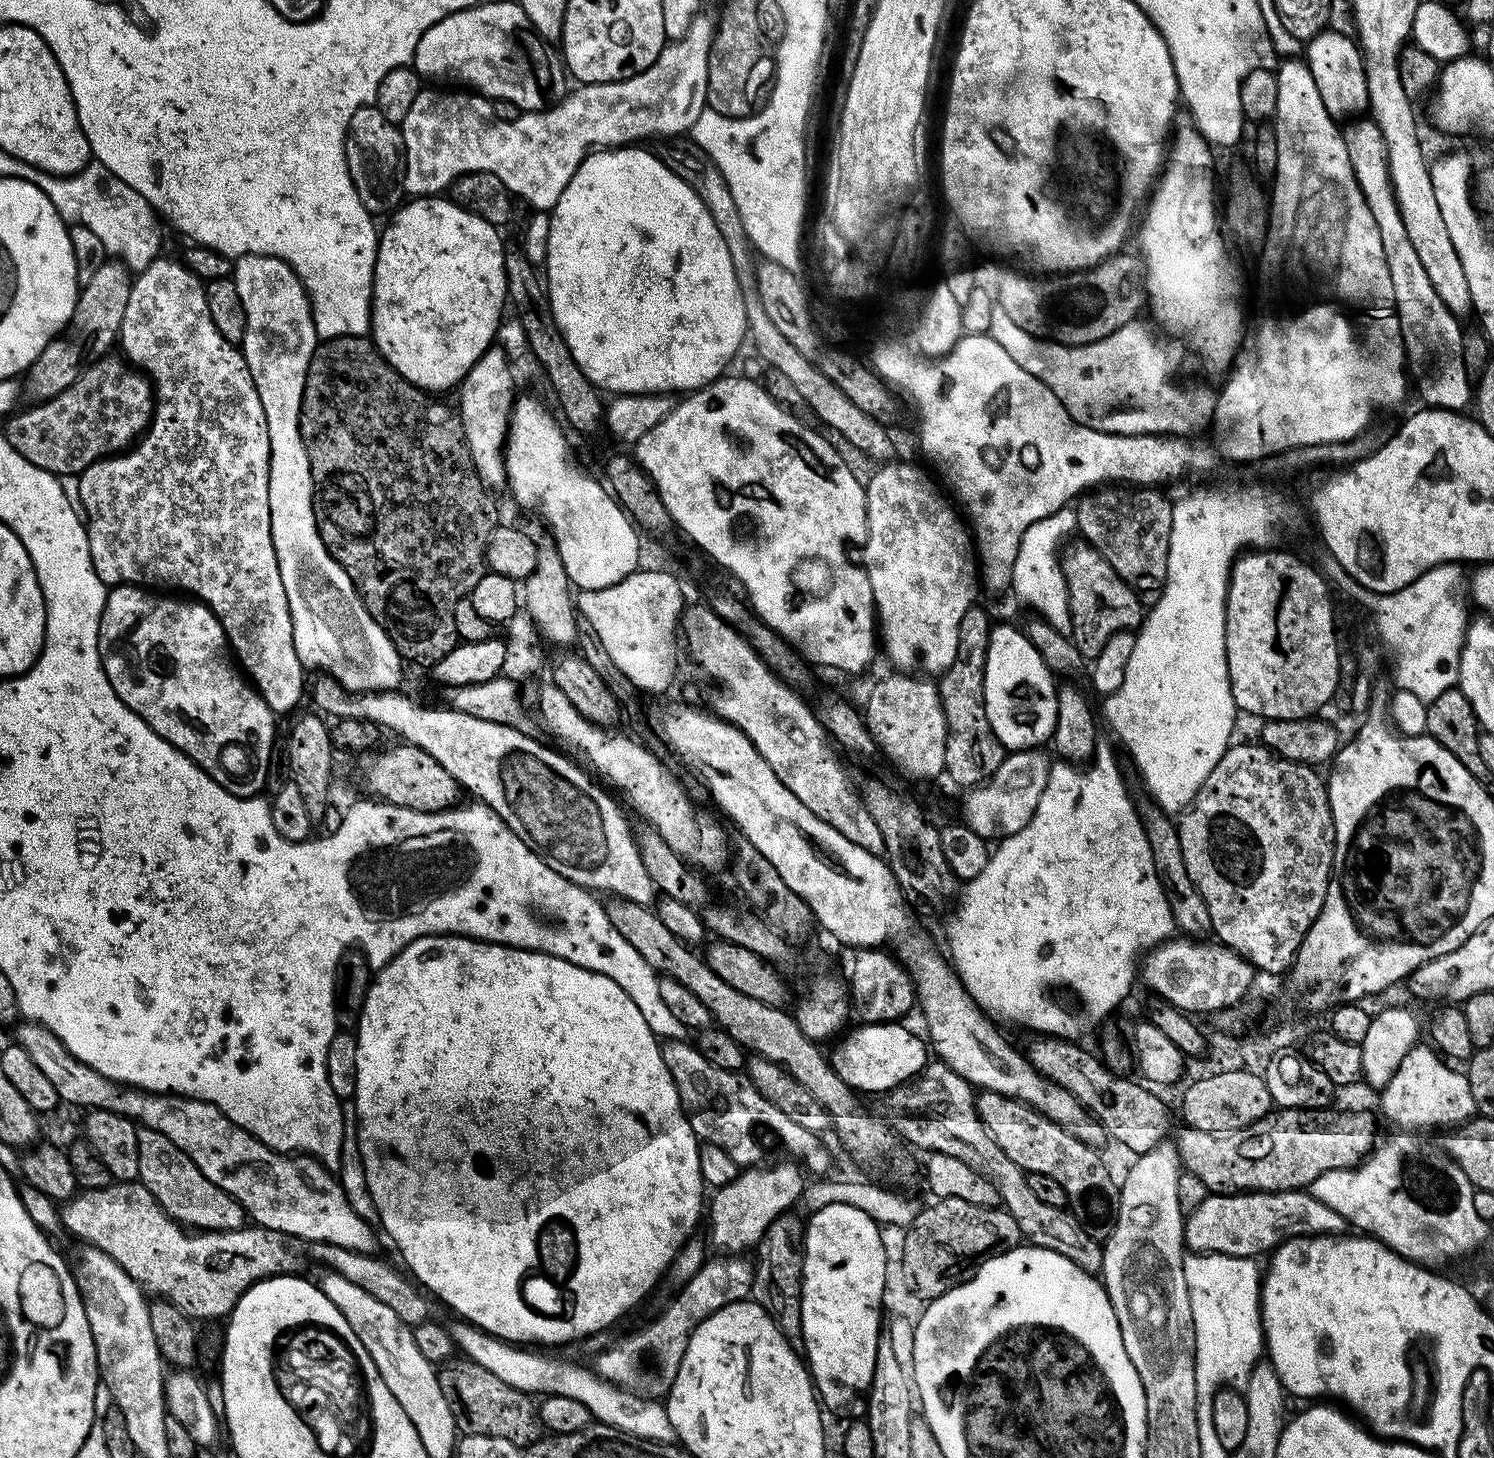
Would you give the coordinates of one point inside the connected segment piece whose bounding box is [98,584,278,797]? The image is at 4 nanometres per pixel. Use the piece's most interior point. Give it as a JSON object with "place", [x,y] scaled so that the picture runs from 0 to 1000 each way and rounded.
{"place":[112,452]}

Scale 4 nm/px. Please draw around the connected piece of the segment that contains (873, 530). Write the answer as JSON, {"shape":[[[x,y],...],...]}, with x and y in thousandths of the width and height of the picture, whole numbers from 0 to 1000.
{"shape":[[[594,317],[591,319],[592,321],[584,330],[580,330],[580,337],[581,339],[581,368],[577,374],[577,386],[581,391],[582,402],[584,403],[584,409],[586,411],[586,421],[588,423],[588,433],[590,437],[590,444],[594,447],[594,450],[598,453],[599,457],[602,460],[615,460],[618,462],[627,461],[631,462],[639,454],[640,446],[641,444],[641,429],[647,421],[647,418],[651,416],[655,406],[655,385],[652,378],[652,370],[644,356],[643,352],[639,348],[632,344],[632,340],[628,335],[624,333],[624,329],[616,321],[612,321],[610,318],[600,318],[600,317]]]}

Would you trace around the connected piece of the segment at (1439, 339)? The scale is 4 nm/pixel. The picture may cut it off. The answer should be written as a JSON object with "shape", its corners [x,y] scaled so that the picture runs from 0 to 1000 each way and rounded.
{"shape":[[[918,81],[908,82],[908,85],[900,85],[898,93],[901,97],[901,103],[904,106],[904,114],[908,120],[908,124],[910,126],[912,133],[917,141],[917,147],[920,147],[920,152],[922,152],[922,160],[925,160],[925,169],[928,171],[928,180],[930,182],[930,191],[933,193],[933,204],[934,205],[934,215],[937,222],[937,228],[940,233],[940,243],[944,259],[946,260],[946,266],[950,268],[952,276],[956,280],[967,280],[969,283],[979,283],[980,280],[986,276],[987,263],[983,257],[980,246],[979,246],[979,237],[981,228],[977,228],[978,220],[965,207],[963,203],[963,199],[960,199],[960,193],[957,193],[957,188],[954,188],[954,182],[949,177],[949,171],[946,171],[946,166],[944,166],[944,160],[941,159],[941,155],[938,151],[937,142],[934,140],[934,132],[932,130],[932,120],[929,116],[929,101],[925,89]]]}

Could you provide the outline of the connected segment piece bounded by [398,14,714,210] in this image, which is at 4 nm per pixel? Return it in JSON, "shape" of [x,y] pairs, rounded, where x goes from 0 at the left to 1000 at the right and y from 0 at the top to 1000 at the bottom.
{"shape":[[[471,10],[465,11],[462,21],[459,23],[456,29],[448,29],[446,31],[448,33],[443,34],[440,41],[437,40],[433,47],[430,47],[430,49],[426,50],[425,52],[422,52],[420,55],[412,55],[408,58],[388,58],[384,60],[374,70],[365,73],[363,75],[351,76],[344,84],[334,82],[329,75],[329,69],[323,64],[319,64],[316,62],[308,62],[311,63],[294,63],[292,60],[284,60],[280,64],[280,67],[277,67],[277,73],[274,73],[274,75],[272,78],[272,81],[266,86],[270,95],[270,131],[271,129],[274,132],[272,134],[276,136],[291,134],[297,132],[297,129],[298,131],[307,121],[311,121],[313,118],[330,118],[340,128],[340,131],[343,135],[347,136],[349,134],[349,136],[354,137],[357,140],[355,141],[357,143],[369,144],[372,142],[373,136],[376,136],[376,130],[379,130],[379,128],[382,125],[382,122],[384,122],[387,114],[394,107],[397,102],[406,103],[416,100],[423,100],[426,97],[431,97],[433,93],[452,95],[456,92],[460,91],[465,86],[465,84],[467,84],[467,78],[471,77],[475,69],[475,64],[474,62],[474,34],[477,29],[478,16],[476,13],[474,14],[473,11]]]}

